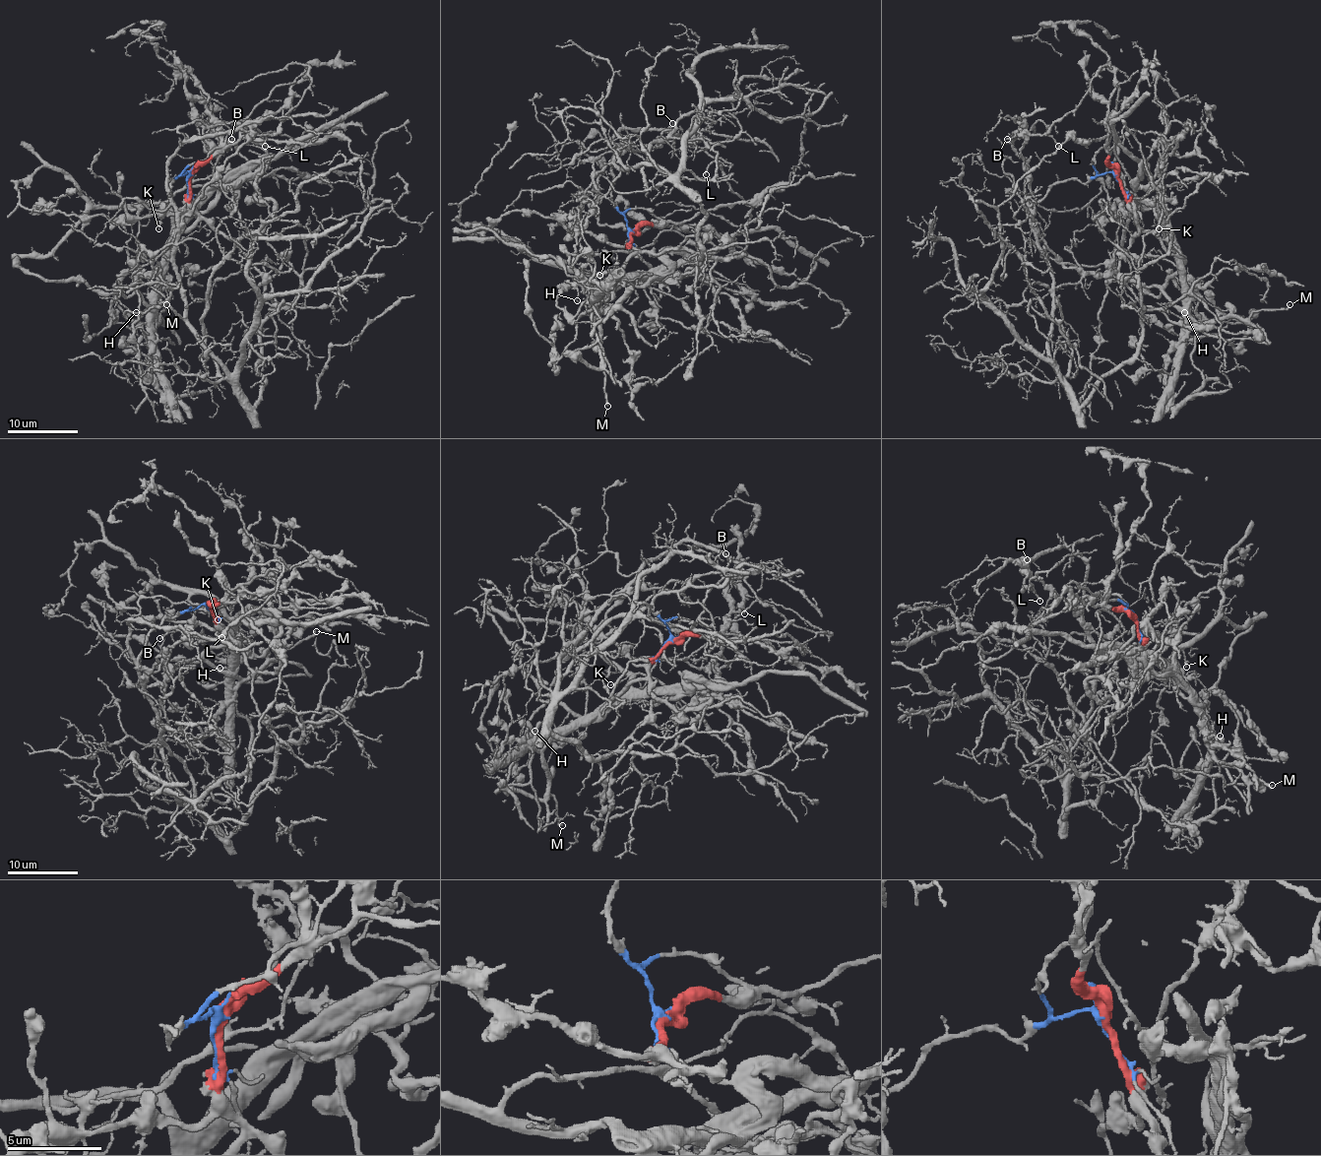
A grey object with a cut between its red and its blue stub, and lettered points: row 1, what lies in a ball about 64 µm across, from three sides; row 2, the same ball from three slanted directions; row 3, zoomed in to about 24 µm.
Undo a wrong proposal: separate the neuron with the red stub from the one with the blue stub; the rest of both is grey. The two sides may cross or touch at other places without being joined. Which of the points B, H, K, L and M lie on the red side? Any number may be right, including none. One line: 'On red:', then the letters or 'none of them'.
On red: H, K, M

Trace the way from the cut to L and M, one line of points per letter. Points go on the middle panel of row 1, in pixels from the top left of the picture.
L: (631, 231), (611, 200), (615, 151), (608, 142), (622, 129), (673, 131), (684, 136), (714, 160), (707, 175)
M: (631, 231), (631, 242), (638, 251), (627, 260), (615, 287), (597, 304), (600, 363), (608, 406)

